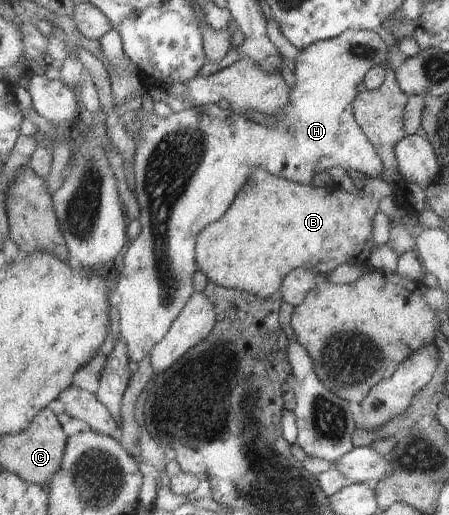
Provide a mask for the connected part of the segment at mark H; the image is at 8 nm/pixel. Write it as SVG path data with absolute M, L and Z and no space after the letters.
M349 30L336 38L314 43L302 52L295 62L297 84L290 87L291 103L285 114L278 116L275 127L266 128L239 115L232 108L223 110L215 103L196 105L160 118L154 112L154 102L148 94L142 98L143 113L126 124L134 142L135 138L140 140L136 143L133 166L141 233L126 248L124 266L114 283L120 314L119 332L126 341L132 361L139 363L150 355L185 310L195 293L194 274L200 270L197 263L197 236L229 211L254 167L264 167L276 176L305 185L312 185L318 172L325 172L332 166L341 166L347 172L360 171L372 179L383 175L385 164L357 121L353 104L359 93L360 82L364 82L365 76L375 66L385 67L388 63L391 68L389 59L391 55L394 58L394 54L398 54L398 47L390 52L387 42L377 31Z

